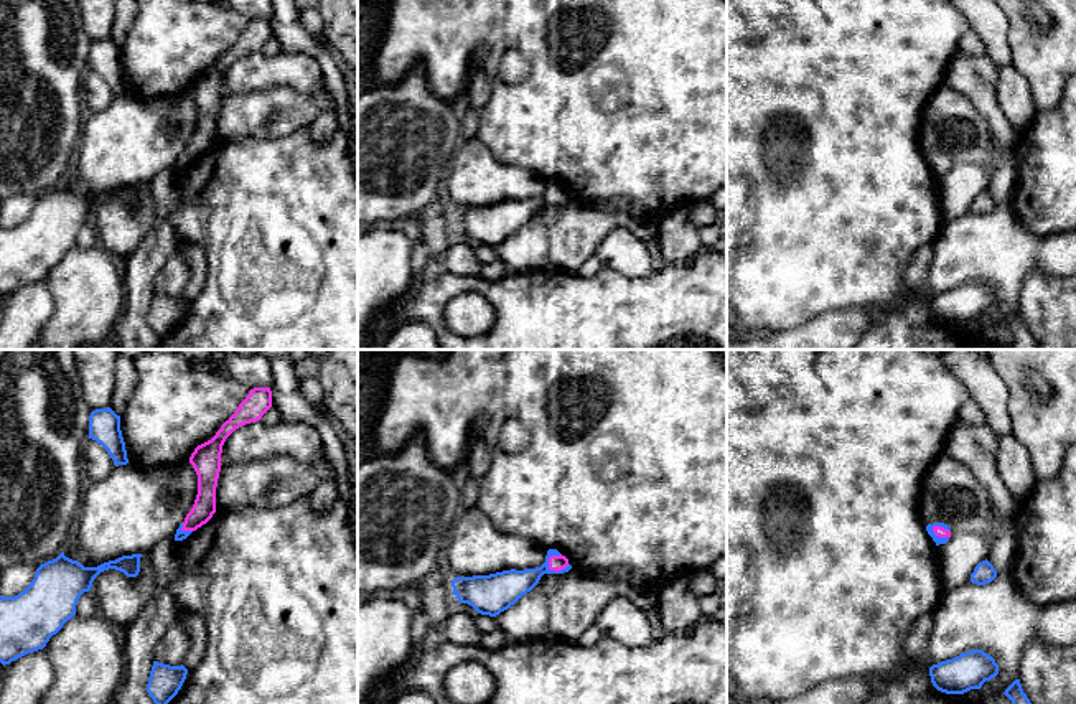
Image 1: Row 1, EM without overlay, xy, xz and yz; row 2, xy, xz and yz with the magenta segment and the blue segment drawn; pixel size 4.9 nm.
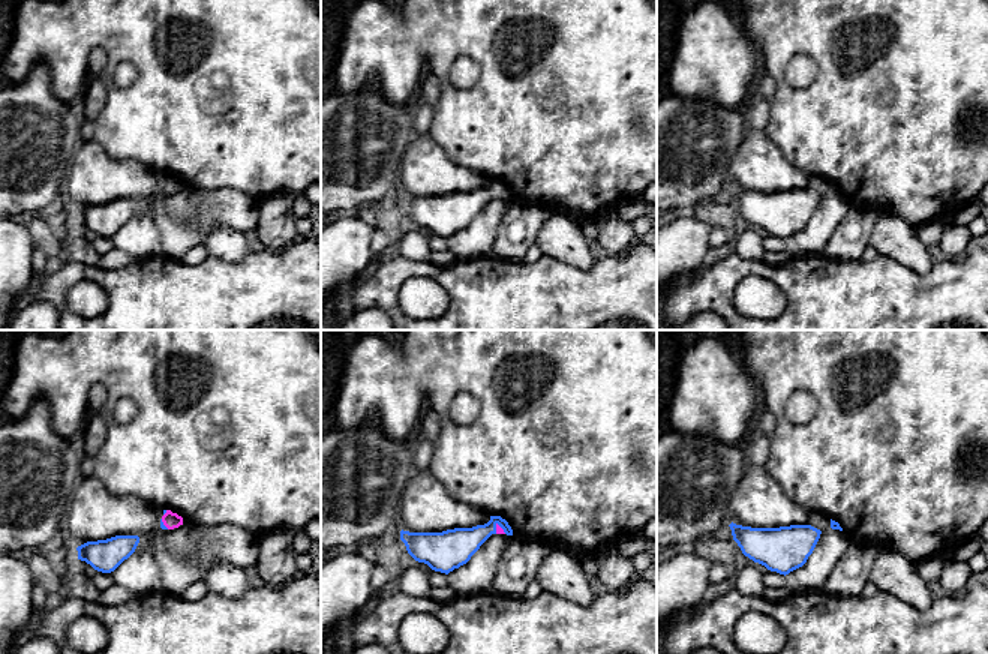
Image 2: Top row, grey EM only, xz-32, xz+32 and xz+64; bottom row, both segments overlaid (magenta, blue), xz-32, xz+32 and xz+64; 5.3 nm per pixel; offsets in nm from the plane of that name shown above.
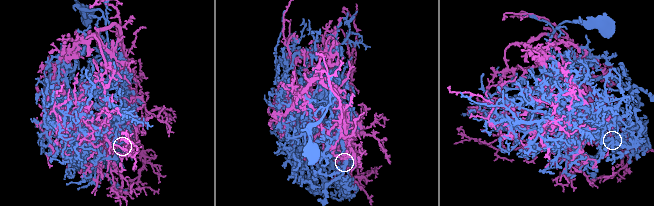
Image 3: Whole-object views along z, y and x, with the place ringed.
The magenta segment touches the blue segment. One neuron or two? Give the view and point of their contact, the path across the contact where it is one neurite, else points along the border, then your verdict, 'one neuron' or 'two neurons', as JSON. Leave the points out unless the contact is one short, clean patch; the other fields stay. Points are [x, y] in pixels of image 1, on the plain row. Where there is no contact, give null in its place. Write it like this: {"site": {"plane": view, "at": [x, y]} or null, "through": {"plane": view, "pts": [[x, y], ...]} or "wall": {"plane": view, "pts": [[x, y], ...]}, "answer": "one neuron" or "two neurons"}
{"site": {"plane": "xz", "at": [554, 200]}, "wall": {"plane": "xz", "pts": [[547, 188], [547, 197], [556, 201], [569, 195]]}, "answer": "two neurons"}

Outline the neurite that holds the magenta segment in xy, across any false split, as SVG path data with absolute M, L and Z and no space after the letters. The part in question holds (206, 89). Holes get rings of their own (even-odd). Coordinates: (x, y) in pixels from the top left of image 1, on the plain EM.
M254 18L216 66L198 76L189 87L198 106L198 125L186 145L181 162L196 162L216 143L216 117L221 102L221 84L226 69L239 58L257 53L272 38L270 18Z

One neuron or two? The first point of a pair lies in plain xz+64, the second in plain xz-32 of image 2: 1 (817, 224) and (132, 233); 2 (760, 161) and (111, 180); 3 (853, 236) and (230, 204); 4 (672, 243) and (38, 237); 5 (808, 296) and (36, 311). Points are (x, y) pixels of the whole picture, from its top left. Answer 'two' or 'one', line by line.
1: one
2: one
3: one
4: two
5: two

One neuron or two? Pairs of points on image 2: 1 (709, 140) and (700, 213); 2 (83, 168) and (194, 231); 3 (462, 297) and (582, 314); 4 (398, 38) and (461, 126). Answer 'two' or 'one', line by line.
1: two
2: one
3: one
4: one

